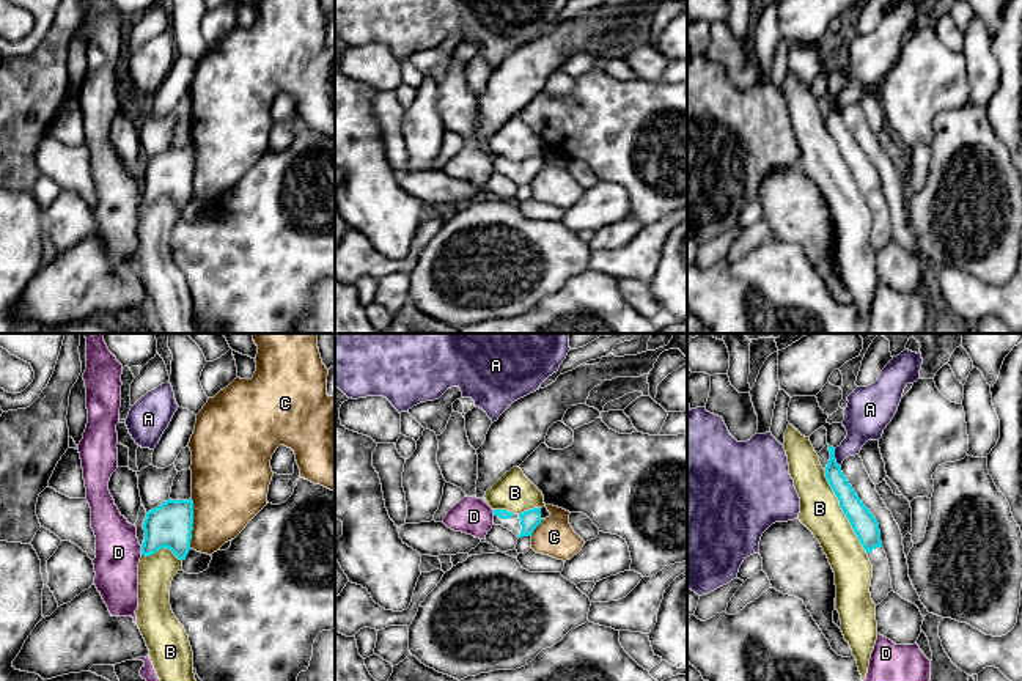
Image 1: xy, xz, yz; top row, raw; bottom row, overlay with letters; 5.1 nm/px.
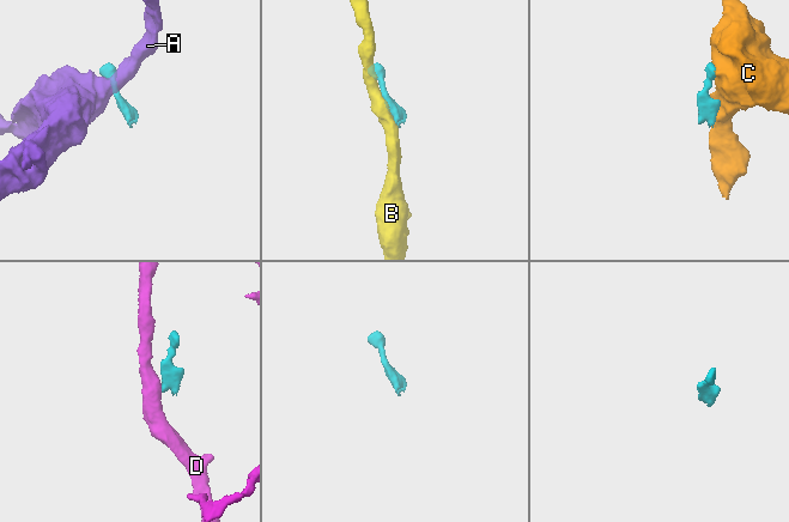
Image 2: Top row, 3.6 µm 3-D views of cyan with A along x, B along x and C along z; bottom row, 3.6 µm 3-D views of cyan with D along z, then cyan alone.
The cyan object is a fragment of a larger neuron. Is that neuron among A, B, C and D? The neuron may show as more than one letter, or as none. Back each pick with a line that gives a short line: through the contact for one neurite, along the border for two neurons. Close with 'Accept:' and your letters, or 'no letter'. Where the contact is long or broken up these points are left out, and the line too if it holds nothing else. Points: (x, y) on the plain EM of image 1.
Accept: no letter

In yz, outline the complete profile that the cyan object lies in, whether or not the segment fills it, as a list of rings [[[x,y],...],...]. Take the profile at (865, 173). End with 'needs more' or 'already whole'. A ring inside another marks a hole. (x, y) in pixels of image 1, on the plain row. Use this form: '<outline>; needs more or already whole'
[[[829,93],[829,99],[830,107],[825,115],[825,126],[838,145],[843,160],[849,167],[873,212],[869,241],[873,250],[877,253],[888,244],[890,239],[893,239],[890,214],[882,195],[879,171],[843,123],[841,113],[838,113],[835,107],[835,96]]]; needs more

